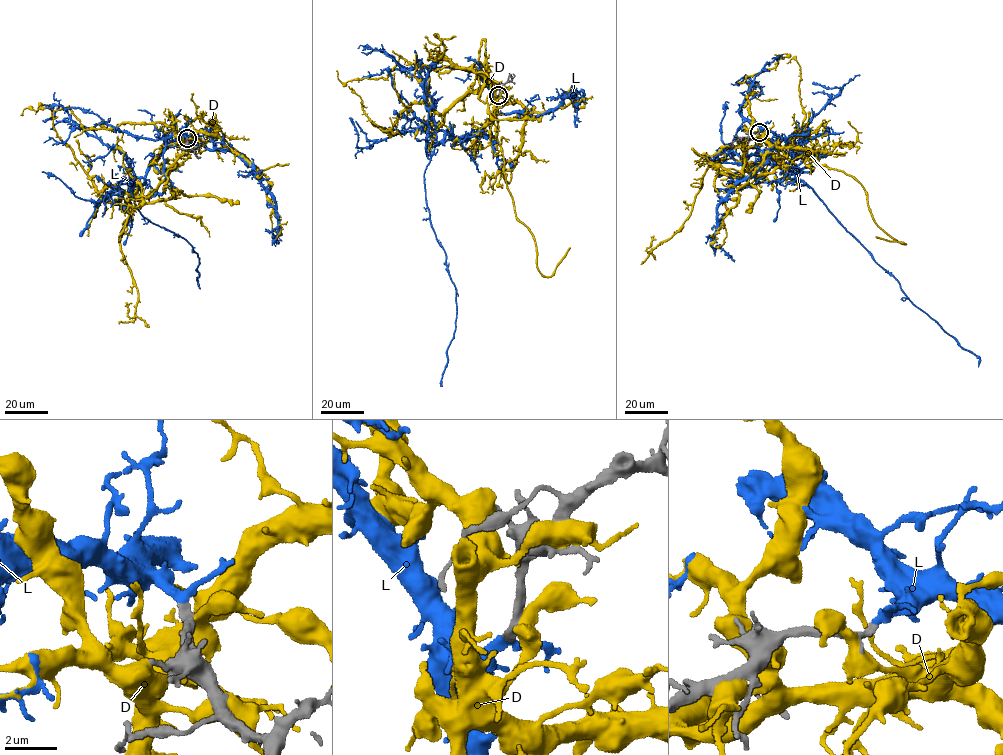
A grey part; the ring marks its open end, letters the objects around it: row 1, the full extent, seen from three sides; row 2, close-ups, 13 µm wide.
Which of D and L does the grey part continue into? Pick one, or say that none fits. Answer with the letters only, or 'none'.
L

